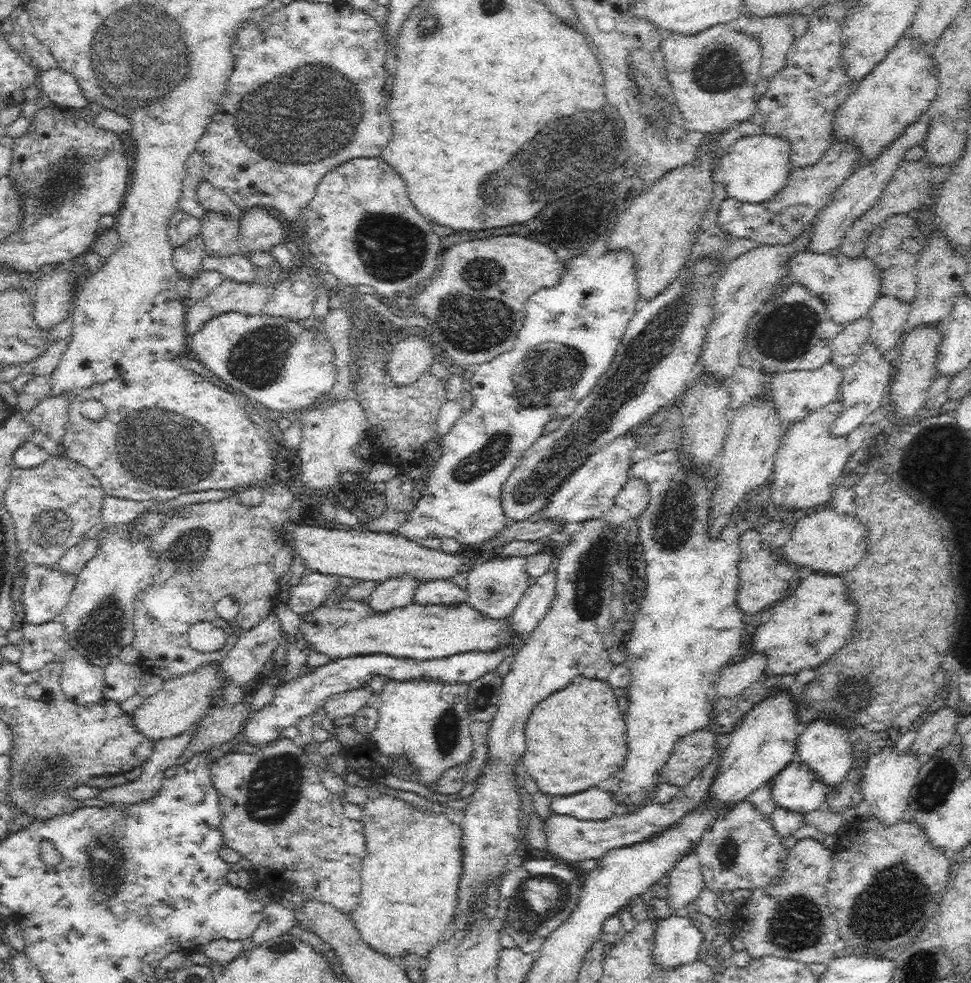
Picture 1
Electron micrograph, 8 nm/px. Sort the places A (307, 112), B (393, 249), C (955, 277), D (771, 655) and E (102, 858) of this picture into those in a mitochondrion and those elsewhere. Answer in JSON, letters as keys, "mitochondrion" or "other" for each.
{"A":"mitochondrion","B":"mitochondrion","C":"other","D":"other","E":"mitochondrion"}

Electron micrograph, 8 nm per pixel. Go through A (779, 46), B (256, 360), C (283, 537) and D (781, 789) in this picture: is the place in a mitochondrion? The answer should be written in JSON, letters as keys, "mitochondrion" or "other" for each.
{"A":"other","B":"mitochondrion","C":"other","D":"other"}

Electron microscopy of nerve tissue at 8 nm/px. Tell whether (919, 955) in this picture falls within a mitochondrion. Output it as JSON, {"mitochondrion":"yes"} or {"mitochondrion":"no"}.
{"mitochondrion":"yes"}

